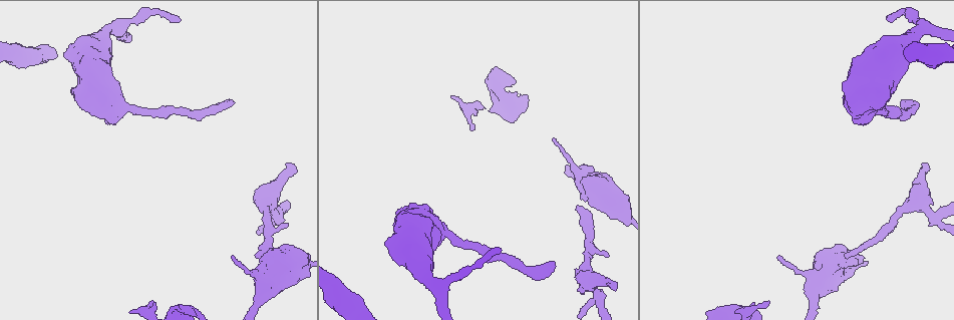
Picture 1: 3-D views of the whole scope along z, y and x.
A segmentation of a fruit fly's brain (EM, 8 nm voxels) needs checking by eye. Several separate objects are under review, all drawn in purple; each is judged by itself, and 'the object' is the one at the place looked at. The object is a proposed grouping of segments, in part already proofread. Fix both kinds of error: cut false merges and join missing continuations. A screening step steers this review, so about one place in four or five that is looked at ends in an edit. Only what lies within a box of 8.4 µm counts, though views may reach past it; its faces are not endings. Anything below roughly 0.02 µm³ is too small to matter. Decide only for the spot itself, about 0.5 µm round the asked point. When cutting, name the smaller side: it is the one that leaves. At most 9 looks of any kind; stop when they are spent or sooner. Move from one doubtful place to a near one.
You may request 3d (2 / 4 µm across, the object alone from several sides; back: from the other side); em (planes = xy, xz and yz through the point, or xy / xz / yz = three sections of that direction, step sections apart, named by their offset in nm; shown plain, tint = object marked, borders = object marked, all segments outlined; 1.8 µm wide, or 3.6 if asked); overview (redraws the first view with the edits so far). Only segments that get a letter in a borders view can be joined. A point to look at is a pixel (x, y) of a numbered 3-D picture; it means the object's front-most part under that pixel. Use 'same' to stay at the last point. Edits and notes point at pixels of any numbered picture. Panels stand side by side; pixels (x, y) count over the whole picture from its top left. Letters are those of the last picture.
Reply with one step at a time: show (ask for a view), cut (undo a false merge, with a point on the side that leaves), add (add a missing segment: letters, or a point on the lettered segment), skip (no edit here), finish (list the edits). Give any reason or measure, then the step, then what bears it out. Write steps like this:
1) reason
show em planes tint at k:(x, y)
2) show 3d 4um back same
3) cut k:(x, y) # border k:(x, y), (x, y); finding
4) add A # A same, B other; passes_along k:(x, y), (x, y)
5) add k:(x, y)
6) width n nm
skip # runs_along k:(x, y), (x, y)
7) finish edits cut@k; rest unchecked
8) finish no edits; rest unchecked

thin end
show em xy step 16 borders at 1:(231, 258)

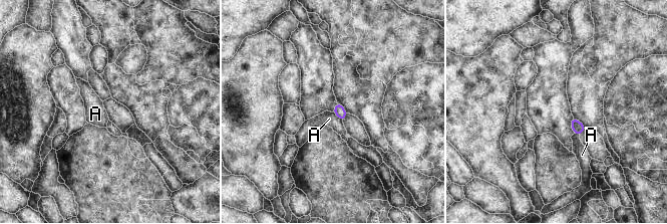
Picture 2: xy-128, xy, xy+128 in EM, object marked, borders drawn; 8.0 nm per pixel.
width 90 nm
skip # A other; border 2:(333, 112), (342, 122); none of them fits

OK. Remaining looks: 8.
branch stops here
show em yz step 8 tint at 1:(607, 285)

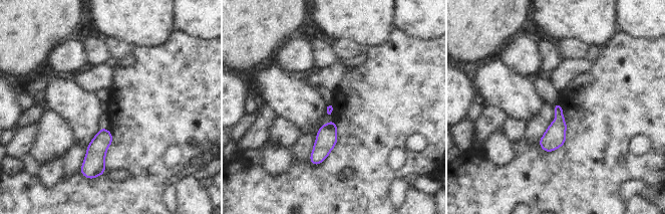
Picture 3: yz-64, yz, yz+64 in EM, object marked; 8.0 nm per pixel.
show em planes borders same

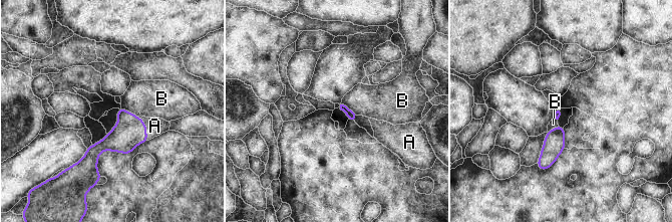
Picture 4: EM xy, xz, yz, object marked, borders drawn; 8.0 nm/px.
longest_contact A 190 nm
add A # A same, B other; it goes on there

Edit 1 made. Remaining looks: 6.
an open end
show em planes borders at 1:(907, 103)

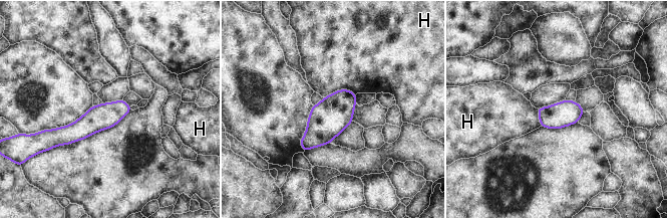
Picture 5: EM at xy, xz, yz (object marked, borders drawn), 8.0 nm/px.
skip # H other; runs_along 5:(128, 107), (70, 134), (52, 134); none of them fits

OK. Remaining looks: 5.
free end
show em xy step 4 tint at 1:(577, 206)

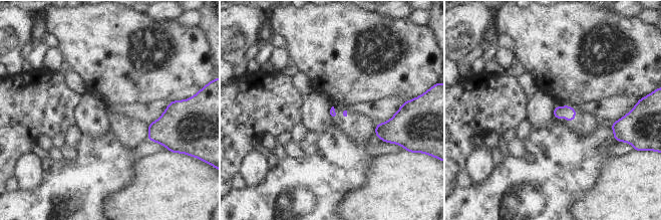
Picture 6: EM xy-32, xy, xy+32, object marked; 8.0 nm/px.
cut it another way
show em planes borders same

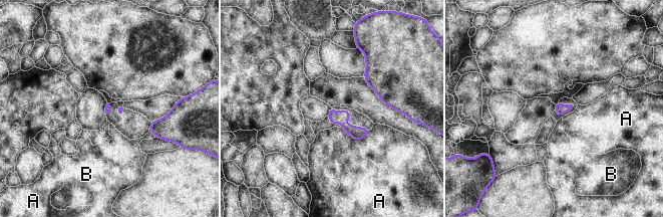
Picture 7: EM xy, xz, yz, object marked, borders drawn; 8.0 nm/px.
skip # A other, B other; no lettered segment goes on from it

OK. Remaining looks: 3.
finish edits add@4; rest unchecked

